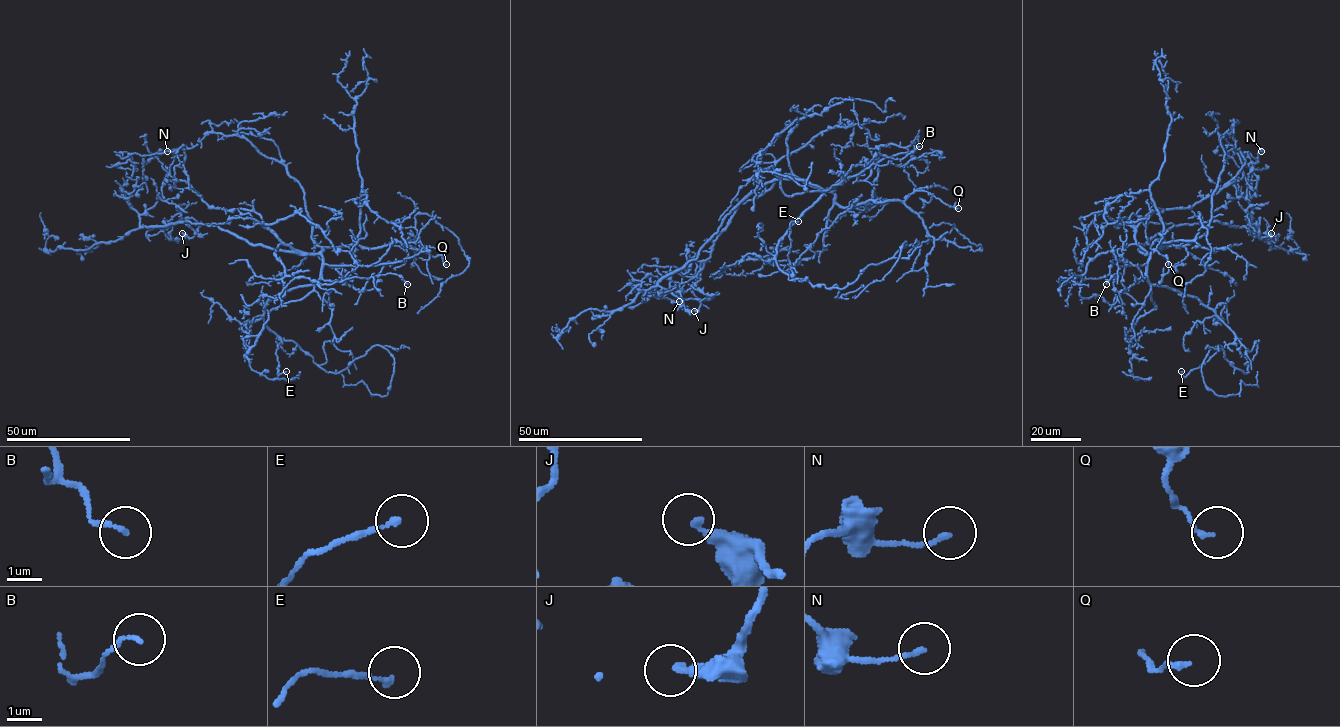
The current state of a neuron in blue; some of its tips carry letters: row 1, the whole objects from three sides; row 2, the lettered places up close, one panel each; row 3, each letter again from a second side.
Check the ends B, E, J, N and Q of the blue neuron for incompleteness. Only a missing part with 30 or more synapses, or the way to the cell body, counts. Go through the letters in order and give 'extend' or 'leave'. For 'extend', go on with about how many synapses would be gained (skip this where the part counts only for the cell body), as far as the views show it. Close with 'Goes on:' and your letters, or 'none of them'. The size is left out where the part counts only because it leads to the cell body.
B: leave
E: leave
J: leave
N: leave
Q: leave
Goes on: none of them

